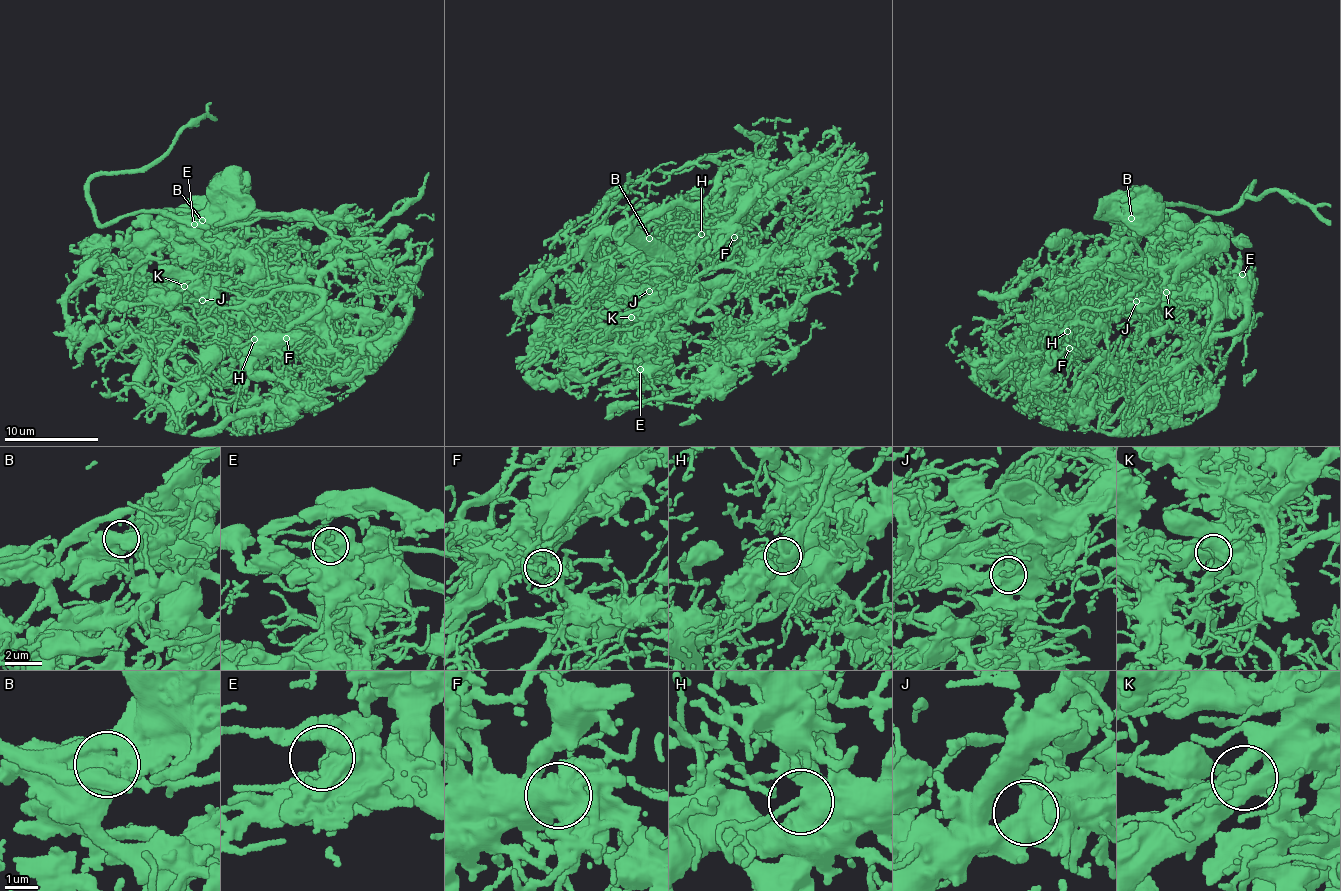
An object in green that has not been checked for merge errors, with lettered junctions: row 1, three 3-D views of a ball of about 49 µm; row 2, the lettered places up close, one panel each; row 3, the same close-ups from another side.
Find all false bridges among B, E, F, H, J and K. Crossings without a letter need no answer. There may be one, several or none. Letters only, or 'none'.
B, K

